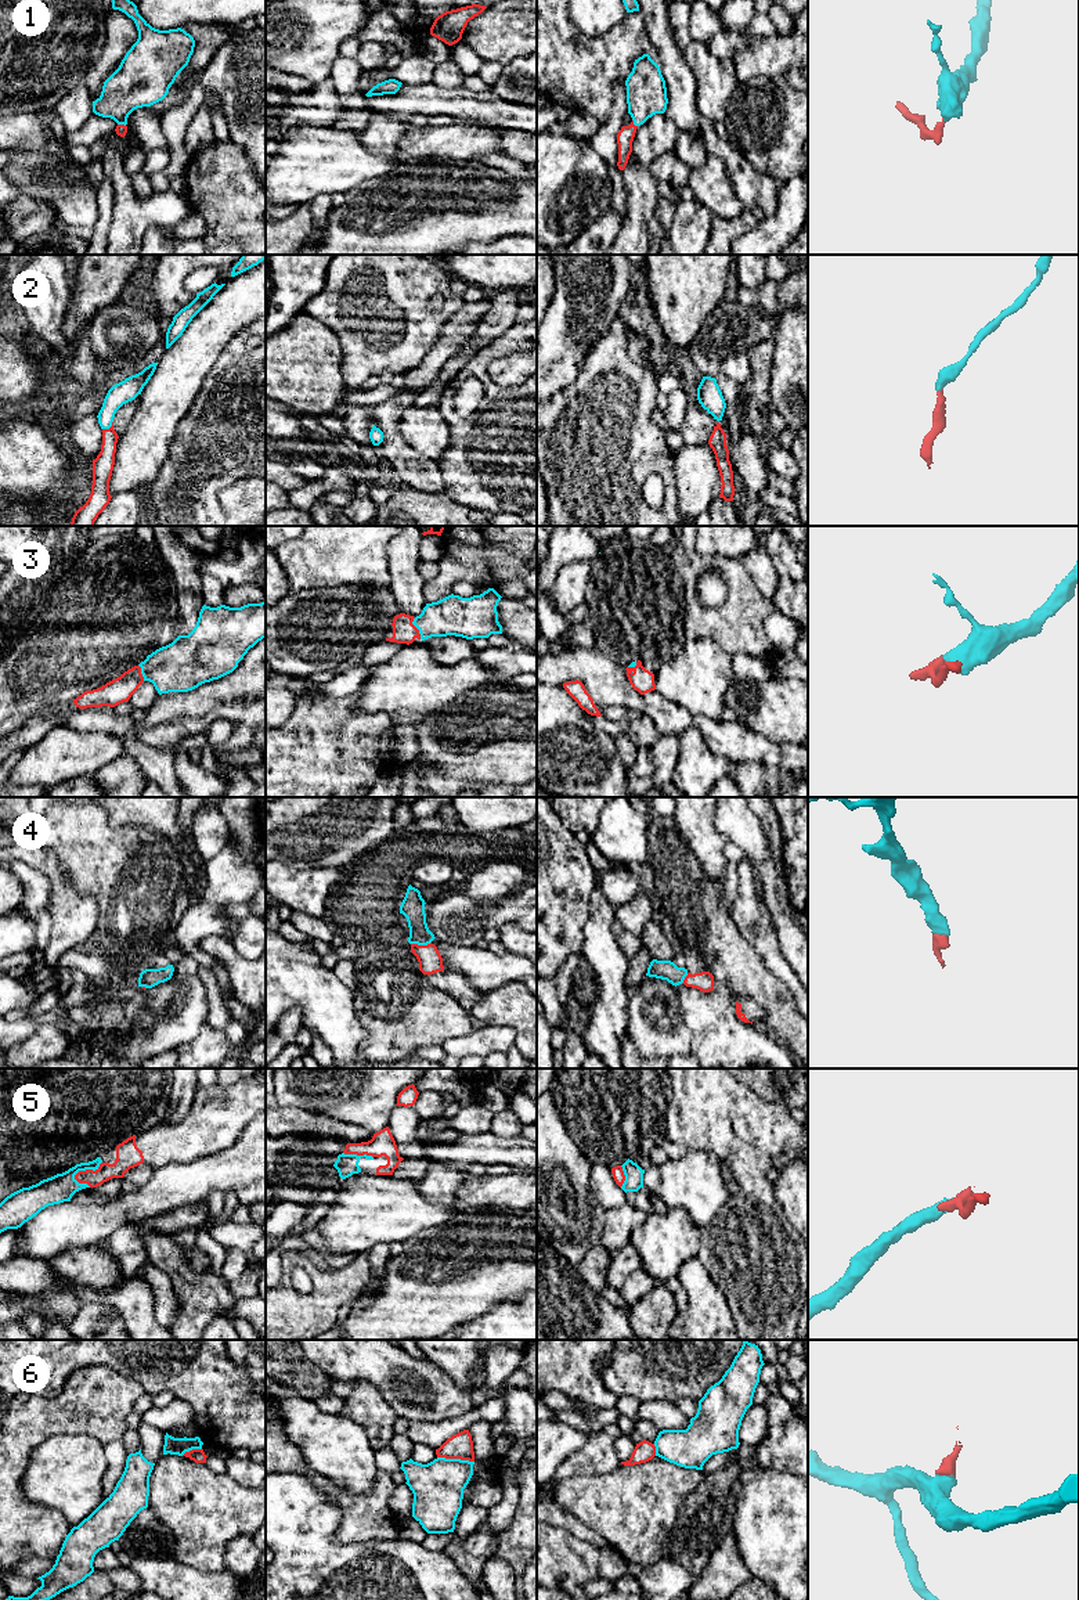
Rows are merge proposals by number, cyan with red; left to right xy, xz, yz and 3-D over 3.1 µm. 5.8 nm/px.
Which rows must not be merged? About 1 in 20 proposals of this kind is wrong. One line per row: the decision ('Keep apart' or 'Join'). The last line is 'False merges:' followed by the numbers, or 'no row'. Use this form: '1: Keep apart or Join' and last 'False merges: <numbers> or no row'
1: Join
2: Join
3: Join
4: Join
5: Join
6: Keep apart
False merges: 6

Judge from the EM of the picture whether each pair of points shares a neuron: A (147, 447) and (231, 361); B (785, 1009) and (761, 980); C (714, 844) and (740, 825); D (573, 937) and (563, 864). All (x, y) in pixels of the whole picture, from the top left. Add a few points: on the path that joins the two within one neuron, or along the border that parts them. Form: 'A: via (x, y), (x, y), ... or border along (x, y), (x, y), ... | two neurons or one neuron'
A: border along (208, 371), (192, 404), (176, 428) | two neurons
B: via (778, 1002), (764, 987) | one neuron
C: border along (715, 811), (715, 826), (729, 840) | two neurons
D: via (566, 919), (566, 889), (563, 882) | one neuron

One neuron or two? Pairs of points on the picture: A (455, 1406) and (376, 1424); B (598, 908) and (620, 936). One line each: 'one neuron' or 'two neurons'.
A: two neurons
B: two neurons

